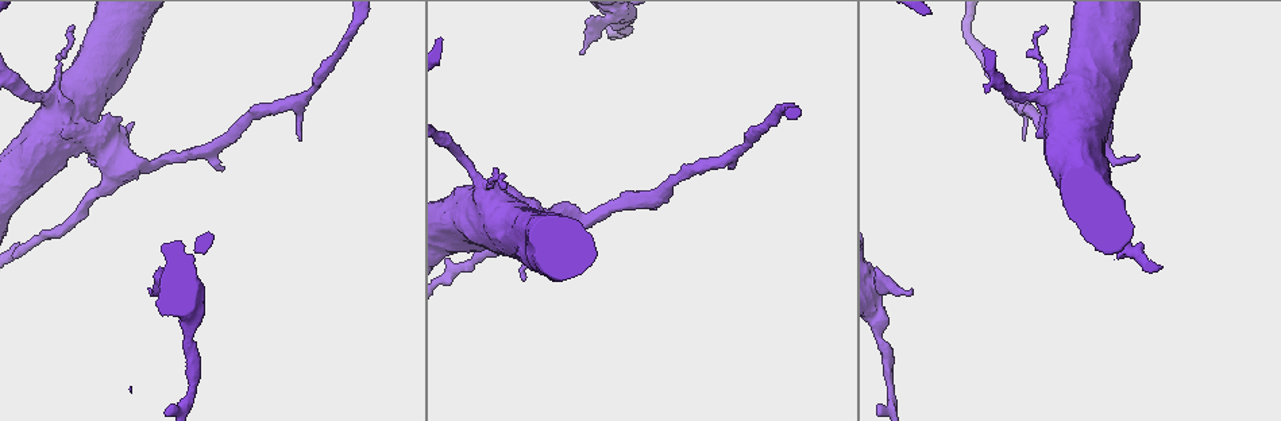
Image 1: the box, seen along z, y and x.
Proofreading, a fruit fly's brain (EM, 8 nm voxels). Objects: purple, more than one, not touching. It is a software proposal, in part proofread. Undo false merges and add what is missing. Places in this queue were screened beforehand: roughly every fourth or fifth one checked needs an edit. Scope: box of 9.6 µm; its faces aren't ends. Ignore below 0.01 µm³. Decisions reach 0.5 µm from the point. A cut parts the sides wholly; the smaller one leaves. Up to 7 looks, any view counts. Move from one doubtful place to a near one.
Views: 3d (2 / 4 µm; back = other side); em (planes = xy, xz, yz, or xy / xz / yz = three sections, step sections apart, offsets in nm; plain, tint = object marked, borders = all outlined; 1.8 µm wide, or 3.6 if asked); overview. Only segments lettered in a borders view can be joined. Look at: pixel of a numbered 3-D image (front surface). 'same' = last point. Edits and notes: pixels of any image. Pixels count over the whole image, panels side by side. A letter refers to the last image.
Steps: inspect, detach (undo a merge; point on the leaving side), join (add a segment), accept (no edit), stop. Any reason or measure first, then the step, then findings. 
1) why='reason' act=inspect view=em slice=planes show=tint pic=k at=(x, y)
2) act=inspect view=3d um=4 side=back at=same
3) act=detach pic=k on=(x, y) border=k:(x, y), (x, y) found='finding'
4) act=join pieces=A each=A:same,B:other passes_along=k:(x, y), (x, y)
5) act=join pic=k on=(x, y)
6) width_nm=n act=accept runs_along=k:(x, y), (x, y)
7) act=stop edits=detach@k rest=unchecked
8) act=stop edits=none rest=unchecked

why='thin end' act=inspect view=em slice=yz step=8 show=tint pic=1 at=(300, 140)

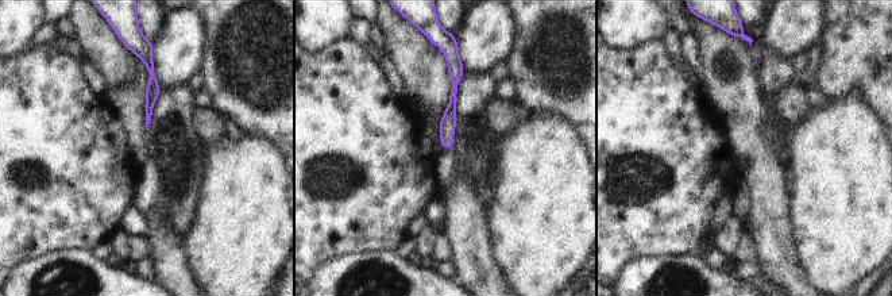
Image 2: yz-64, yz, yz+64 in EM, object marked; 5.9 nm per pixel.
act=inspect view=em slice=planes show=tint at=same

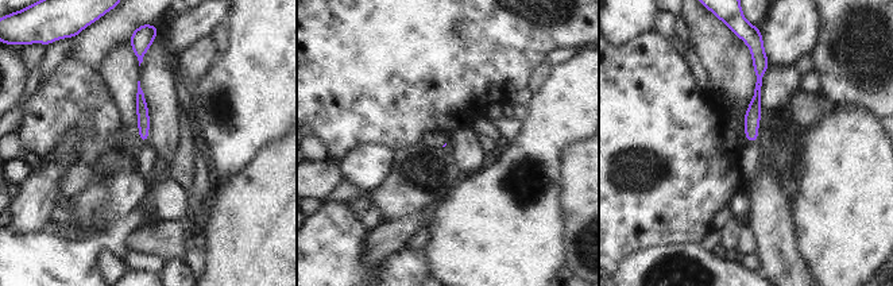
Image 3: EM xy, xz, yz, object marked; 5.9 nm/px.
why='see the neighbours' act=inspect view=em slice=planes show=borders at=same

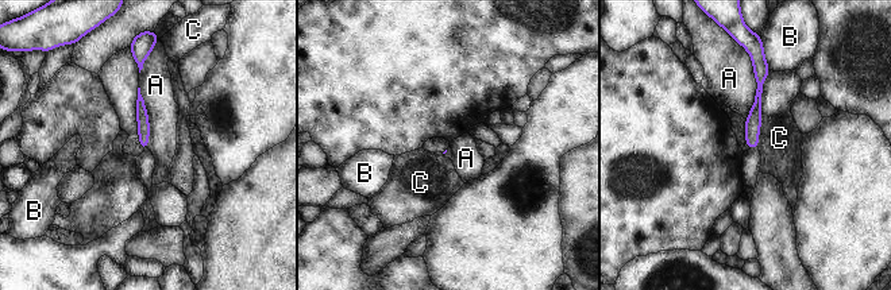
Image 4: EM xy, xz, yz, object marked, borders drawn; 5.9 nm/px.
act=accept each=A:other,B:other,C:other runs_along=4:(758, 69), (759, 95), (751, 144) found='no lettered segment goes on from it'

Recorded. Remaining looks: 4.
why='branch stops here' act=inspect view=em slice=planes show=borders pic=1 at=(911, 290)

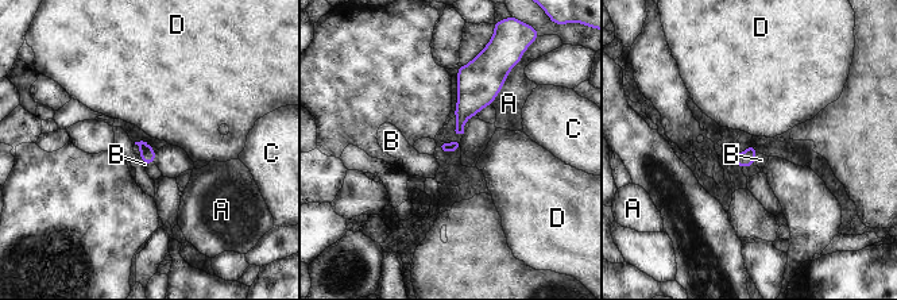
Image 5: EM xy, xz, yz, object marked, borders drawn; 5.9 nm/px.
act=join pic=5 on=(761, 160) each=A:other,B:same,C:other,D:other passes_along=5:(747, 158), (754, 158), (761, 160) found='it goes on there'

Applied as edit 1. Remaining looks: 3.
act=inspect view=overview

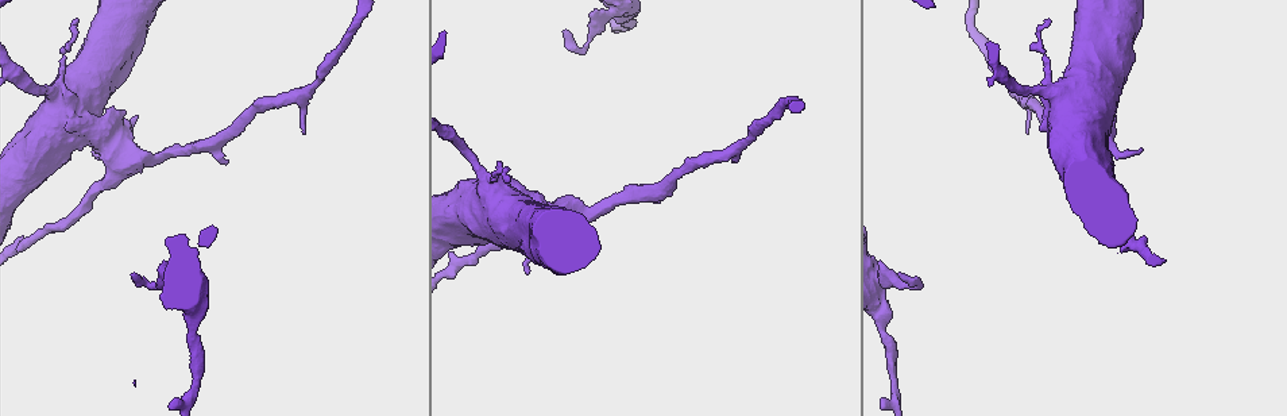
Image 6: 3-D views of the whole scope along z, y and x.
why='thick end' act=inspect view=em um=3.6 slice=xy step=8 show=borders pic=6 at=(67, 128)

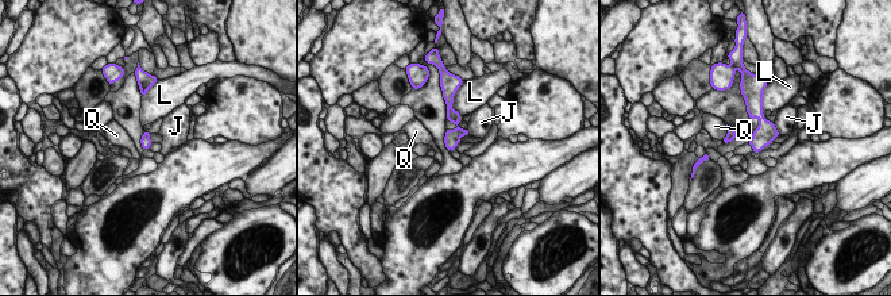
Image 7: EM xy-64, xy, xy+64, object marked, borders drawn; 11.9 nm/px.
why='another direction' act=inspect view=em um=3.6 slice=yz step=8 show=borders at=same

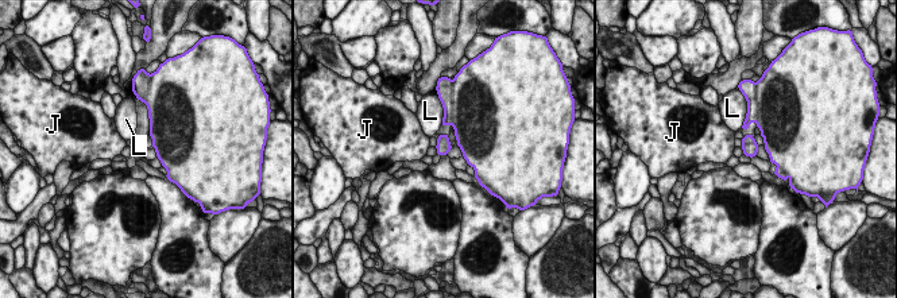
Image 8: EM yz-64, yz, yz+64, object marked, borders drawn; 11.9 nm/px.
act=detach pic=8 on=(444, 95) each=J:other,L:other border=8:(451, 104), (452, 122) found='two cells meet here'

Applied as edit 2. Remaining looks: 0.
act=stop edits=join@5,detach@8 rest=unchecked

